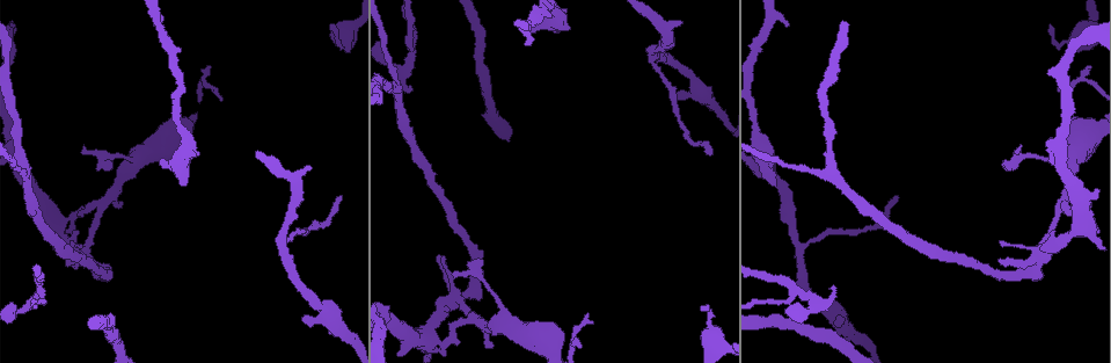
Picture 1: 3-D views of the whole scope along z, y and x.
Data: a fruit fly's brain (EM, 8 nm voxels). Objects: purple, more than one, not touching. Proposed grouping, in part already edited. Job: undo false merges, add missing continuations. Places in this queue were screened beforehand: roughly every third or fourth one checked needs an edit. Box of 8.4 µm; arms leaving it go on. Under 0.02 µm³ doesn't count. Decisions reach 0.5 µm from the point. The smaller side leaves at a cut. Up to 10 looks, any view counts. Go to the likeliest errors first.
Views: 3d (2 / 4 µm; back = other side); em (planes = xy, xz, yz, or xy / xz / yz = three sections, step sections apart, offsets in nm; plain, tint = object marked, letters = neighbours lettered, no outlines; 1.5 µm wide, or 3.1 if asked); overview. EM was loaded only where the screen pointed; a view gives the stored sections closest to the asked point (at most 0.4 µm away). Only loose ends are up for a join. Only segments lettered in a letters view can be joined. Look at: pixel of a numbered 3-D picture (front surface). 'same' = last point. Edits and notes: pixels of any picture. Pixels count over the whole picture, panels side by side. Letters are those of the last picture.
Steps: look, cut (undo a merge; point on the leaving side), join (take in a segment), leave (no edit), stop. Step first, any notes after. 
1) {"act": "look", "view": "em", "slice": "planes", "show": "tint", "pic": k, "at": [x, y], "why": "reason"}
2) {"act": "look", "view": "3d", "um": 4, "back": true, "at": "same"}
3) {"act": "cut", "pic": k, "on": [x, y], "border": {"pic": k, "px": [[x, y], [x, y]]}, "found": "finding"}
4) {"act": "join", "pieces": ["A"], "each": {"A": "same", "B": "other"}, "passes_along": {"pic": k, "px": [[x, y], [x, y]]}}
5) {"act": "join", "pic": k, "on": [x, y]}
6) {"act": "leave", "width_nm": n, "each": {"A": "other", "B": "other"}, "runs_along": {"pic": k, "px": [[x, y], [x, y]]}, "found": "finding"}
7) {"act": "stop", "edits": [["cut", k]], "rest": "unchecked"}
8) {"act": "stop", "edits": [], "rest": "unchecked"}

{"act": "look", "view": "em", "slice": "yz", "step": 8, "show": "tint", "pic": 1, "at": [471, 319], "why": "two arms in line, one across"}

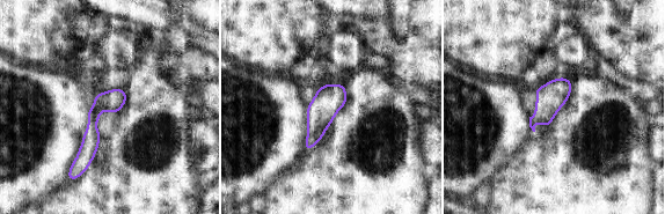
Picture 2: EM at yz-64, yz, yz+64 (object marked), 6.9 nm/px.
{"act": "look", "view": "em", "slice": "planes", "show": "tint", "at": "same", "why": "cut it another way"}

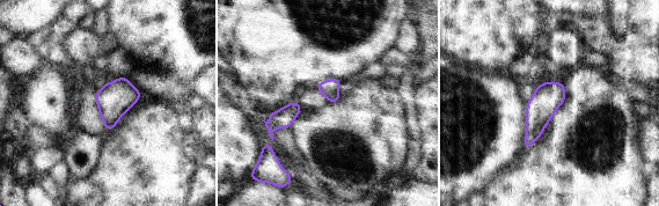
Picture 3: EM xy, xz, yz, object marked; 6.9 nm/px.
{"act": "look", "view": "em", "slice": "planes", "show": "letters", "at": "same"}

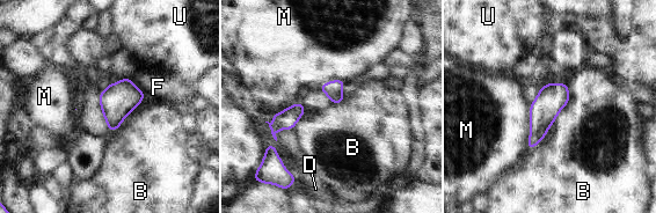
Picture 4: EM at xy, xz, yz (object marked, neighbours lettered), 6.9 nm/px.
{"act": "leave", "width_nm": 110, "each": {"B": "other", "D": "other", "F": "other", "M": "other", "U": "other"}, "border": {"pic": 4, "px": [[567, 82], [568, 103], [553, 123]]}, "found": "continuous, no second cell"}

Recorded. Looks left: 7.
{"act": "look", "view": "em", "slice": "planes", "show": "letters", "pic": 1, "at": [160, 160], "why": "free end"}

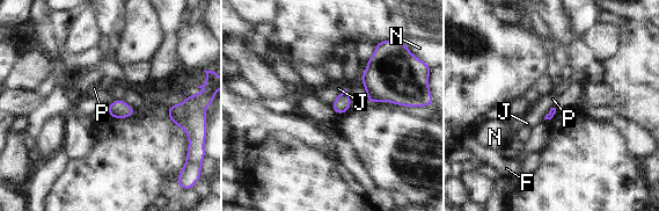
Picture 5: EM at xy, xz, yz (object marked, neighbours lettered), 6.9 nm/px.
{"act": "leave", "each": {"F": "other", "J": "other", "N": "other", "P": "other"}, "found": "none of them fits"}

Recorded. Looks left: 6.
{"act": "look", "view": "3d", "um": 2, "pic": 1, "at": [798, 294], "why": "sharp bend"}

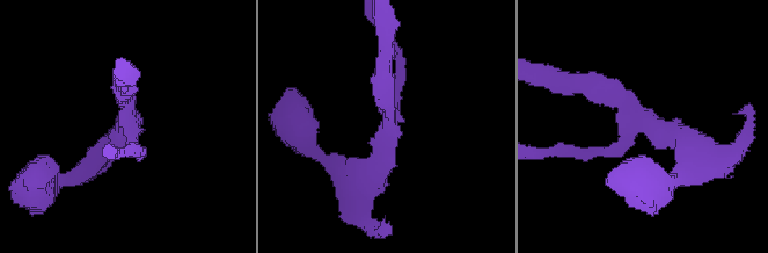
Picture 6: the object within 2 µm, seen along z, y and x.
{"act": "look", "view": "em", "slice": "planes", "show": "letters", "pic": 6, "at": [386, 129], "why": "shape alone is not enough"}

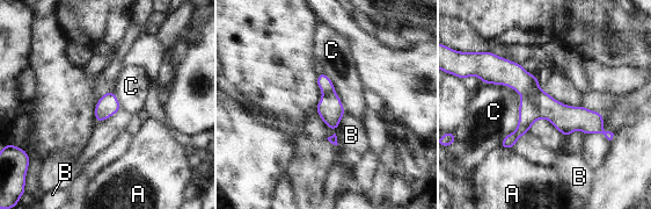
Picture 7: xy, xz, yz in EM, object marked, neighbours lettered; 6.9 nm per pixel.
{"act": "cut", "pic": 7, "on": [565, 119], "each": {"A": "other", "B": "other", "C": "other"}, "arms": 3, "found": "a second cell is stuck on"}

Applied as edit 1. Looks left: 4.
{"act": "look", "view": "em", "slice": "planes", "show": "letters", "pic": 1, "at": [345, 333], "why": "thick turns thin"}

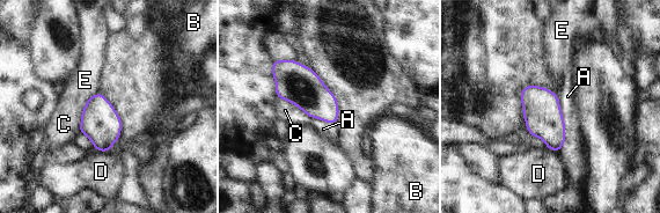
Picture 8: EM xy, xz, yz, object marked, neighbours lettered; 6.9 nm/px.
{"act": "leave", "each": {"A": "other", "B": "other", "C": "other", "D": "other", "E": "other"}, "found": "one cell here"}

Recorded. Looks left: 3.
{"act": "stop", "edits": [["cut", 7]], "rest": "unchecked"}

